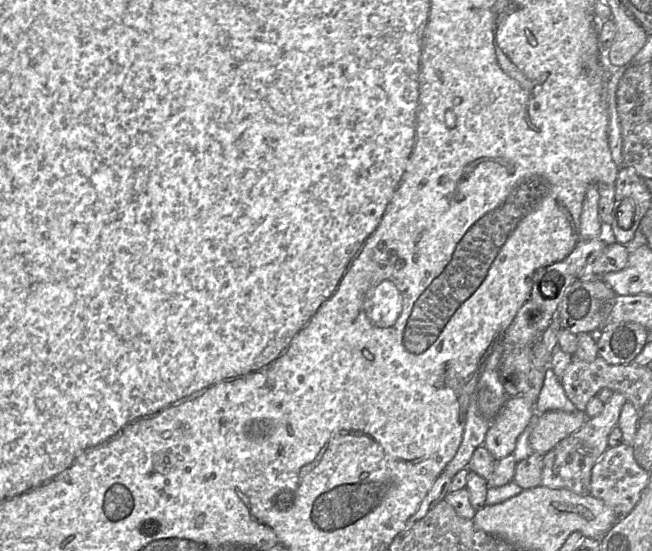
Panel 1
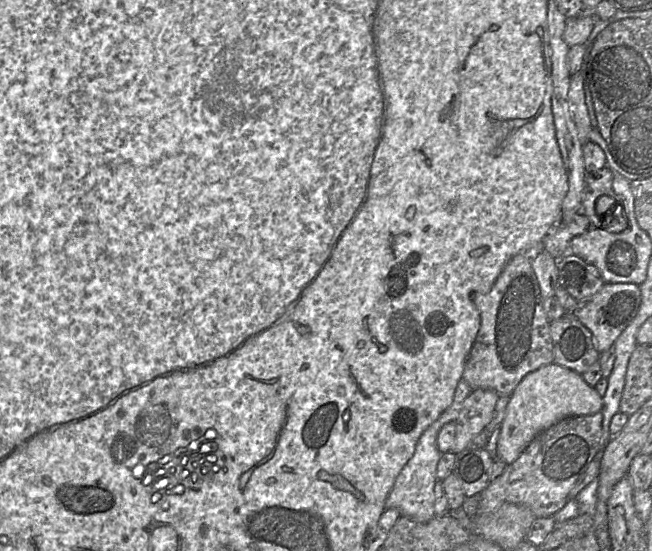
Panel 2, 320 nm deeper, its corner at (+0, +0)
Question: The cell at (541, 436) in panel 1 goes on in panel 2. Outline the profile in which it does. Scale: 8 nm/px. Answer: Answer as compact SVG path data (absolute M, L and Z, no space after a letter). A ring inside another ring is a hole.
M551 363L528 373L517 385L510 396L506 408L506 415L501 425L500 435L497 442L497 454L506 465L514 463L532 440L543 431L549 429L562 419L575 416L592 415L601 412L603 398L594 387L588 385L581 374Z

